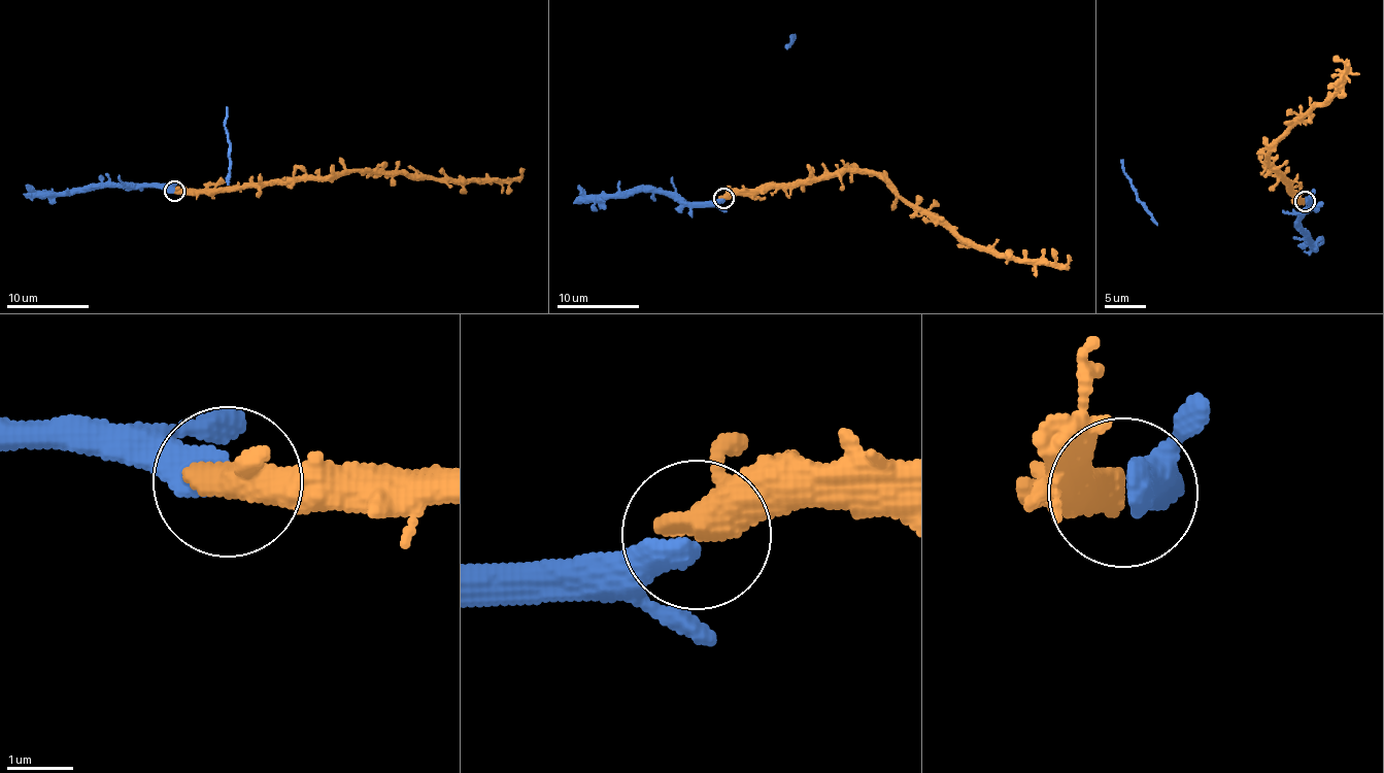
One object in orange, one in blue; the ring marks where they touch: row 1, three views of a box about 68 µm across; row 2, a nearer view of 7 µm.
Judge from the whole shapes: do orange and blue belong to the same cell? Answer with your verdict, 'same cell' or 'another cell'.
same cell

